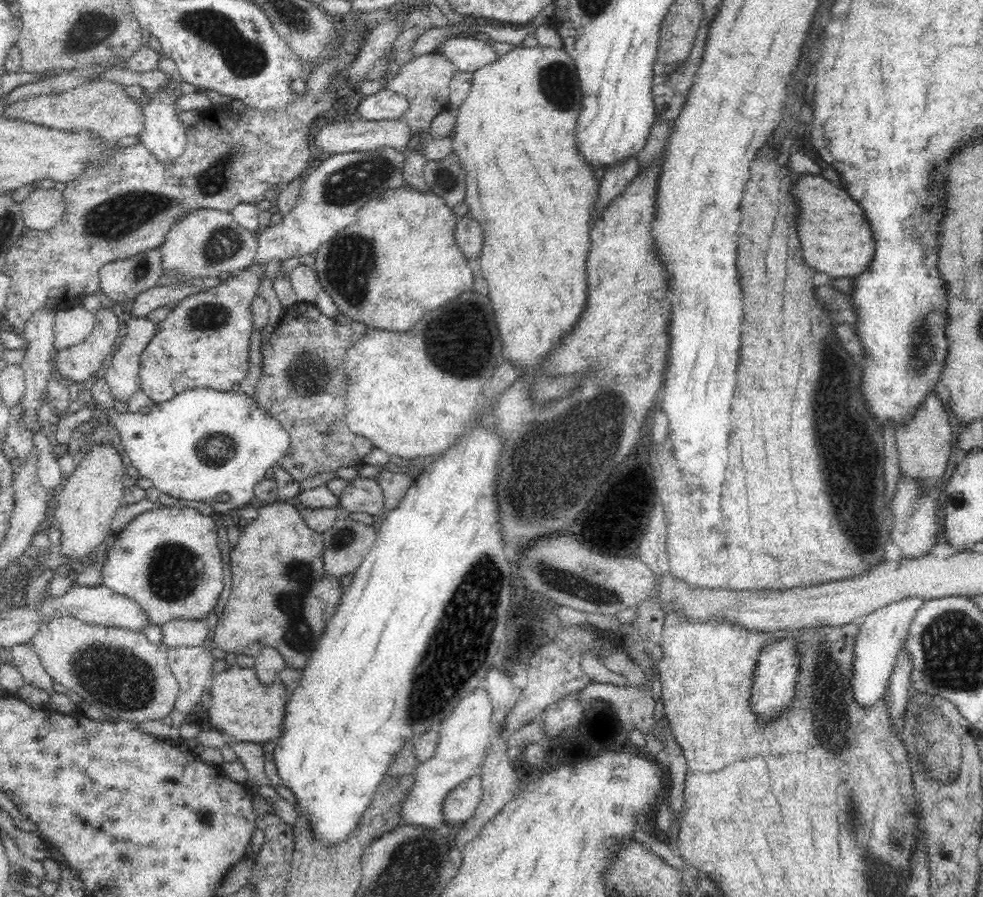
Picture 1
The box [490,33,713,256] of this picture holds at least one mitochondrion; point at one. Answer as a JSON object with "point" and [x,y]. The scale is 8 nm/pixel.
{"point":[556,81]}

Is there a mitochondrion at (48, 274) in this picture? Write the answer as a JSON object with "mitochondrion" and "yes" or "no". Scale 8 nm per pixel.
{"mitochondrion":"no"}

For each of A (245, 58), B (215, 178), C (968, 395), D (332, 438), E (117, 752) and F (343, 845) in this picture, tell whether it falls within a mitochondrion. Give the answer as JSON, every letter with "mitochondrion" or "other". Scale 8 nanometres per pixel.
{"A":"mitochondrion","B":"mitochondrion","C":"other","D":"other","E":"other","F":"other"}

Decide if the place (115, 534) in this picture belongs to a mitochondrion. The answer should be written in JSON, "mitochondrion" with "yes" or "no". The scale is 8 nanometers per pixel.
{"mitochondrion":"no"}

